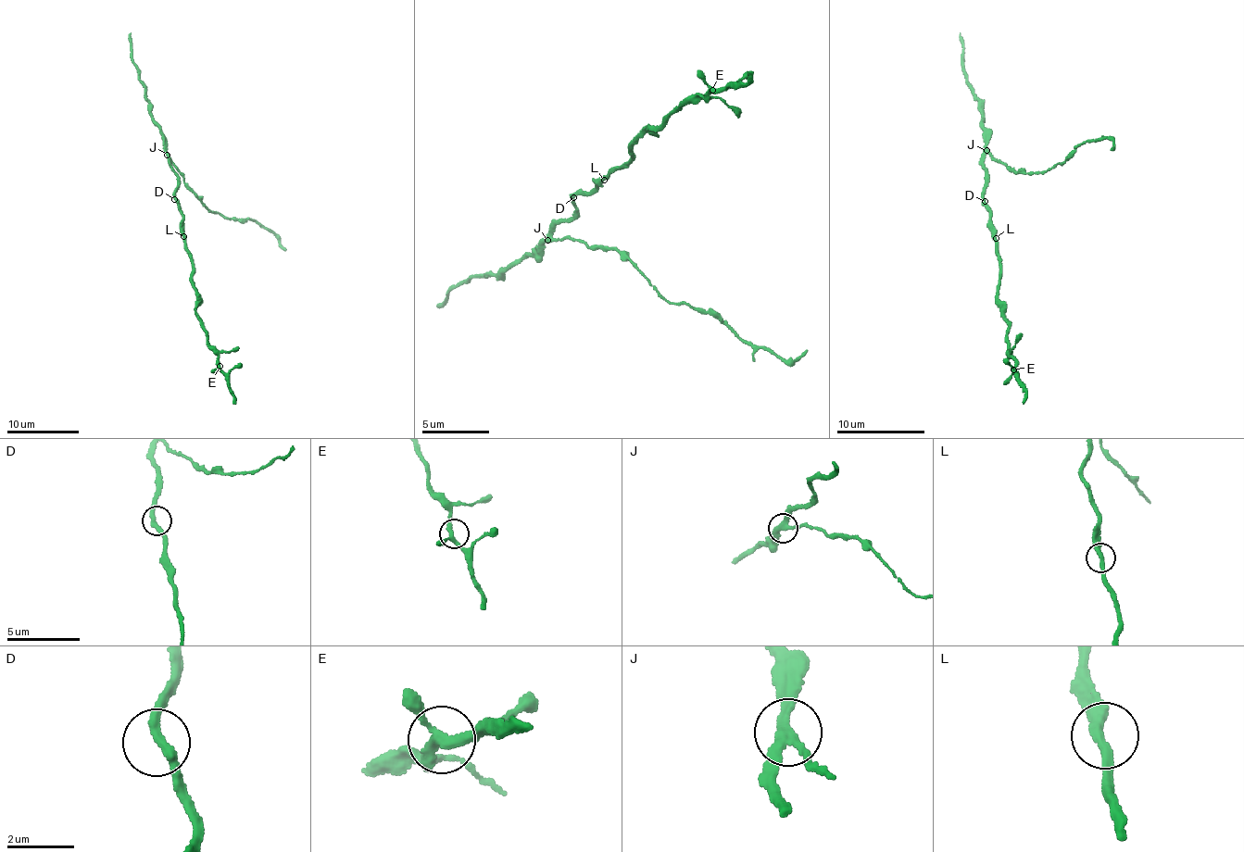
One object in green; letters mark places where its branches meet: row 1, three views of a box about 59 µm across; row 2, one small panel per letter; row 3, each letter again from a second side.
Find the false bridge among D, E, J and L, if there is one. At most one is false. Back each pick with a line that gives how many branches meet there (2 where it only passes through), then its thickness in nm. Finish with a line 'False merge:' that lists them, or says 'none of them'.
J: 3 | 260 nm
False merge: J

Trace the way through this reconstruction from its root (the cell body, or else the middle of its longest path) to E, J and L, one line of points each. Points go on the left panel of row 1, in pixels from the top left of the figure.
E: (176, 198), (182, 217), (185, 251), (193, 264), (195, 310), (207, 334), (207, 343), (218, 357), (219, 366)
J: (176, 198), (174, 188), (178, 175), (167, 154)
L: (176, 198), (182, 217), (183, 236)

